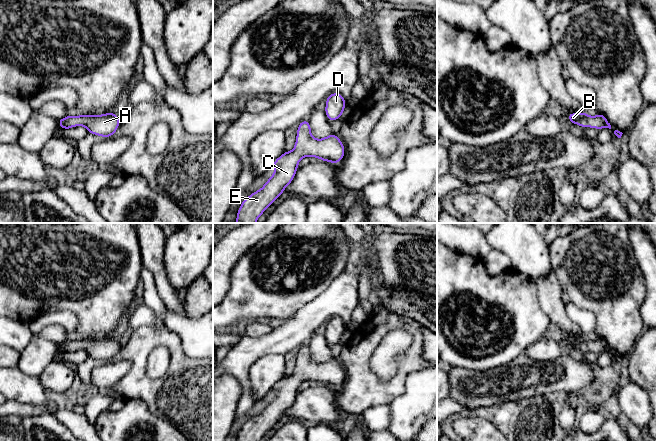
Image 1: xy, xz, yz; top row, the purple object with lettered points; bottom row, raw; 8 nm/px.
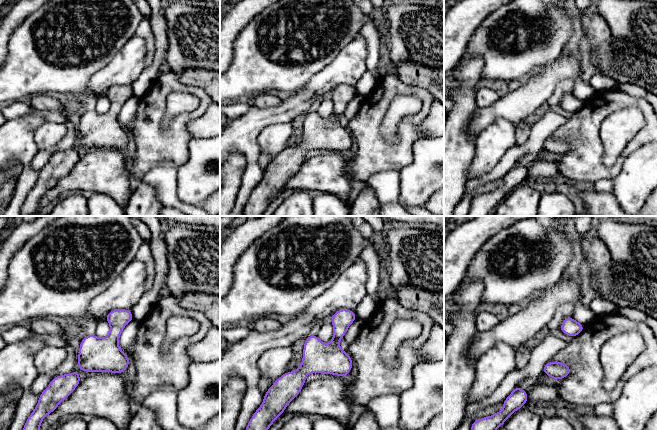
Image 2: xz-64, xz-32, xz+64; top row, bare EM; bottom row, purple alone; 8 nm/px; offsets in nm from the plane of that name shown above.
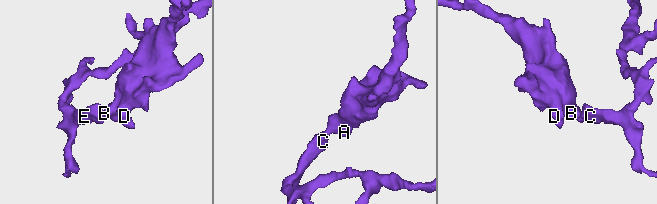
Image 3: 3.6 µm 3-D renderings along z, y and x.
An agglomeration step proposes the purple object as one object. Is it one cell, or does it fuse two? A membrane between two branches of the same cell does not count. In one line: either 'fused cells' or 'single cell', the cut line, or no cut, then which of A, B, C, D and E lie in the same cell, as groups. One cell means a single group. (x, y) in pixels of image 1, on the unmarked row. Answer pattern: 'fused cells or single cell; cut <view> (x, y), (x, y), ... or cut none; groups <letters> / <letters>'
single cell; cut none; groups A B C D E

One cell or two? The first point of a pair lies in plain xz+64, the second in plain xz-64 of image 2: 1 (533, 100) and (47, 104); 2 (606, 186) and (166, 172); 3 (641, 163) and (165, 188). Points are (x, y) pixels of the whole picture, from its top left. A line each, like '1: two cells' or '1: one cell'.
1: two cells
2: one cell
3: two cells

